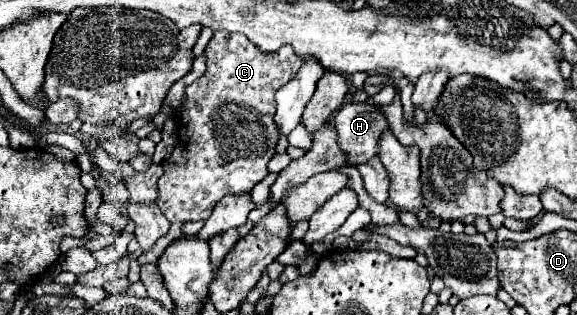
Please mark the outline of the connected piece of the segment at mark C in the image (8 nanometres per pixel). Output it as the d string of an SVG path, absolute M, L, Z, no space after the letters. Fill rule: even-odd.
M214 31L212 39L206 45L206 73L184 89L182 111L176 111L178 119L178 143L170 157L162 161L164 175L158 179L158 207L170 223L188 223L188 221L206 221L214 205L226 193L252 191L260 179L268 175L268 161L274 157L280 131L274 123L274 95L276 91L294 79L298 67L302 65L300 57L282 47L270 55L258 51L244 35L230 35L228 31ZM226 37L238 37L228 43Z

